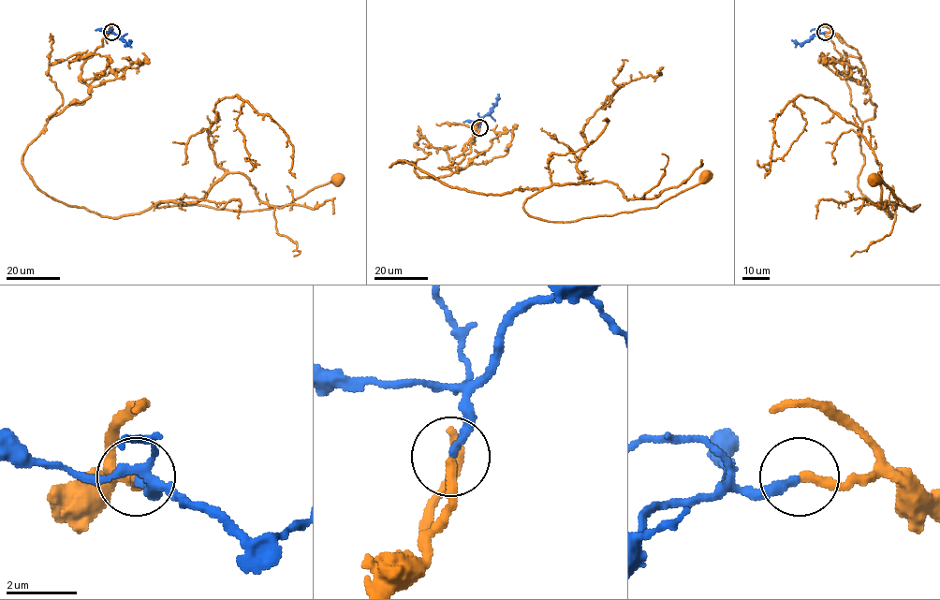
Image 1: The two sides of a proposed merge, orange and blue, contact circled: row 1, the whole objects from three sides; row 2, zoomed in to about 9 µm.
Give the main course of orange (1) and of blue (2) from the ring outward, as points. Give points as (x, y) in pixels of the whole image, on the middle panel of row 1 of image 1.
1: (479, 127), (458, 172), (390, 167), (538, 188), (523, 209), (555, 222), (656, 208), (705, 176)
2: (479, 127), (495, 103), (497, 94)

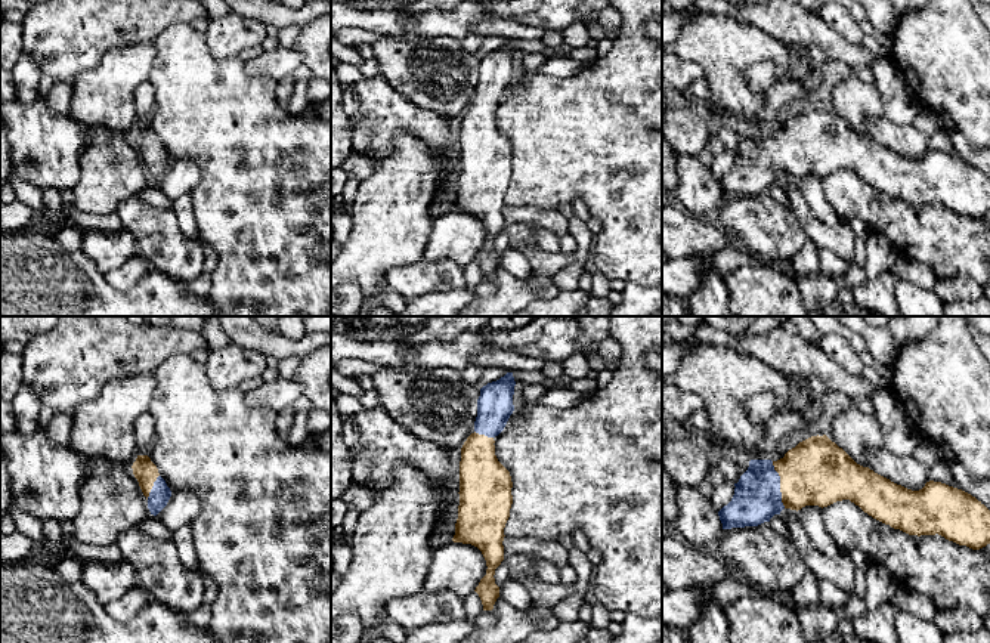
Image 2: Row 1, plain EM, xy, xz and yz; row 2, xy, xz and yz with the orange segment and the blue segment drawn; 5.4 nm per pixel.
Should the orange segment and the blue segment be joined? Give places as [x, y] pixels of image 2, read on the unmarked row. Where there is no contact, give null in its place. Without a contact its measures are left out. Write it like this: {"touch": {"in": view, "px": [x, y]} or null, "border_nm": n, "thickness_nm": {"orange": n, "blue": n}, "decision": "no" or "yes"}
{"touch": {"in": "yz", "px": [780, 154]}, "border_nm": 260, "thickness_nm": {"orange": 360, "blue": 260}, "decision": "yes"}

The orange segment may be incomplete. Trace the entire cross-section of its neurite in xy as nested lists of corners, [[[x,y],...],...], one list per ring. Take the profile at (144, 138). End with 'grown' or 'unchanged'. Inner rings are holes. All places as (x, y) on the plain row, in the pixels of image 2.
[[[137,124],[132,135],[133,143],[148,169],[151,183],[157,185],[168,171],[171,160],[160,145],[157,135],[148,124]]]; grown

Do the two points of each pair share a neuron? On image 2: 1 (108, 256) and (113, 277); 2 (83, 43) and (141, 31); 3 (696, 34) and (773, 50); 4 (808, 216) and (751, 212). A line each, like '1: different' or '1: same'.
1: different
2: same
3: same
4: different

